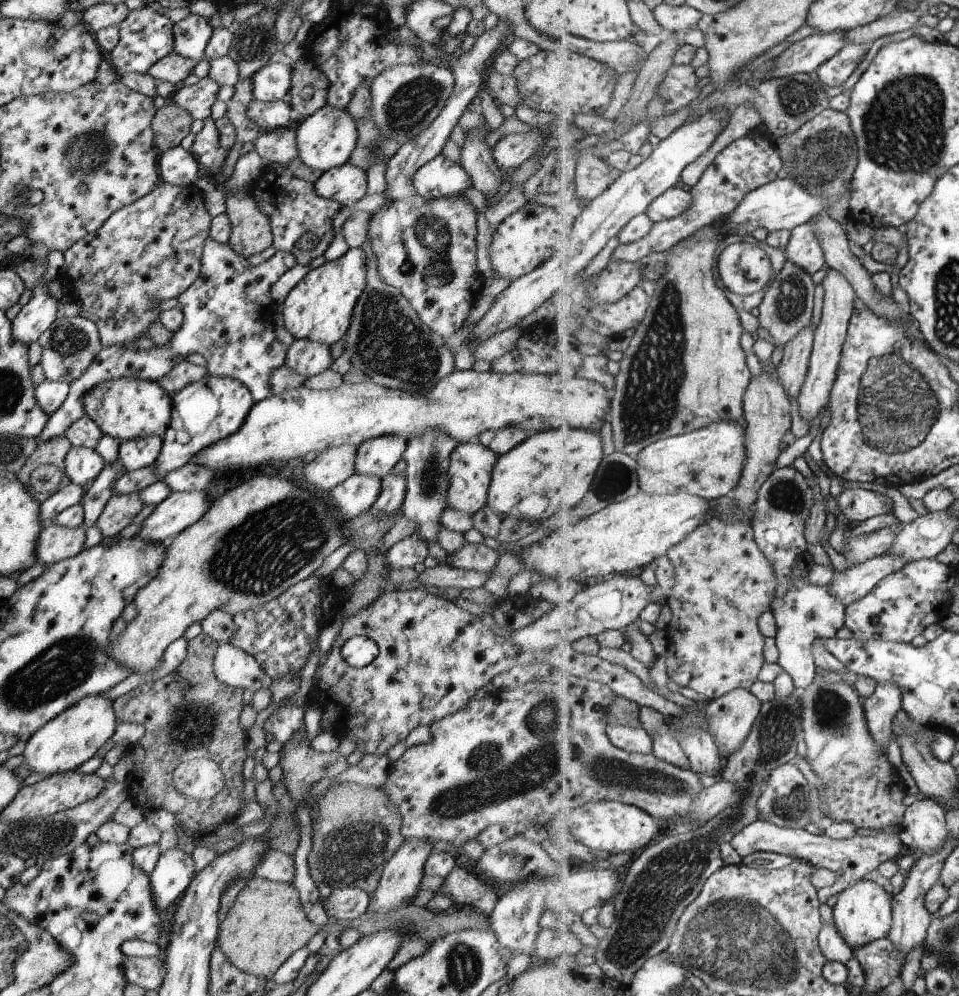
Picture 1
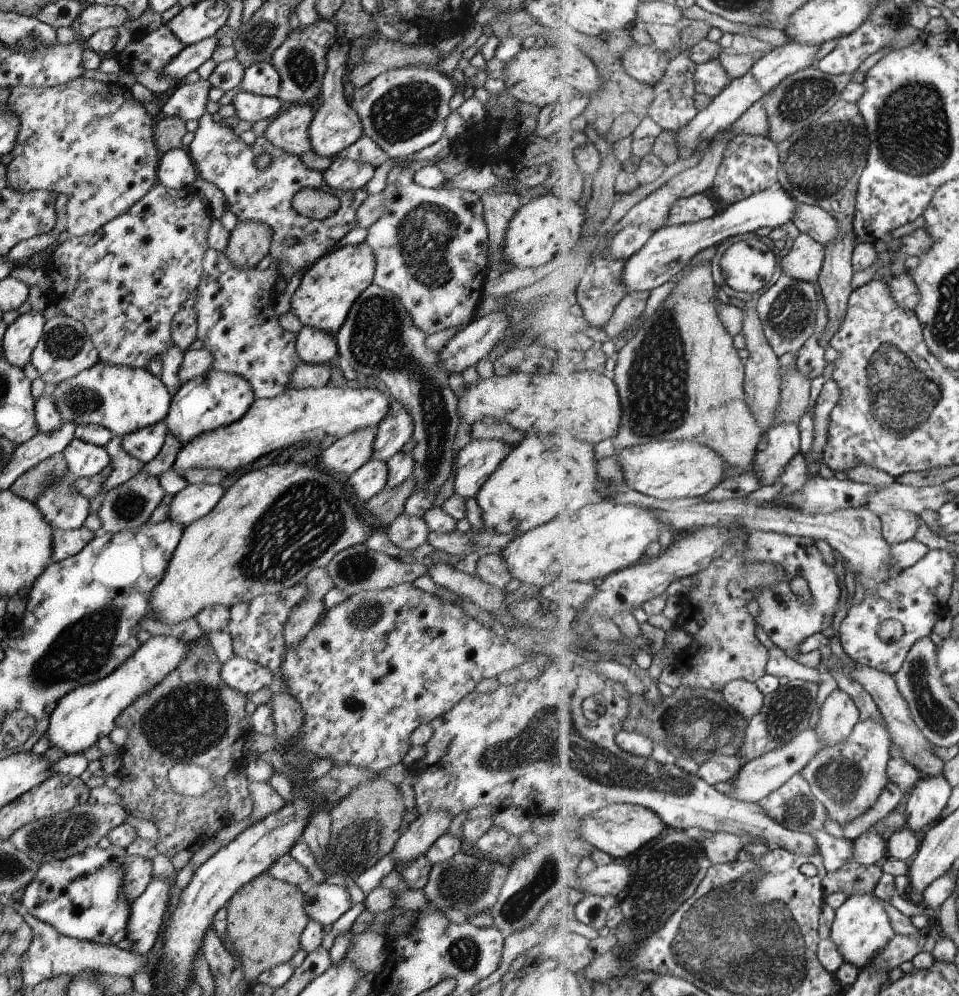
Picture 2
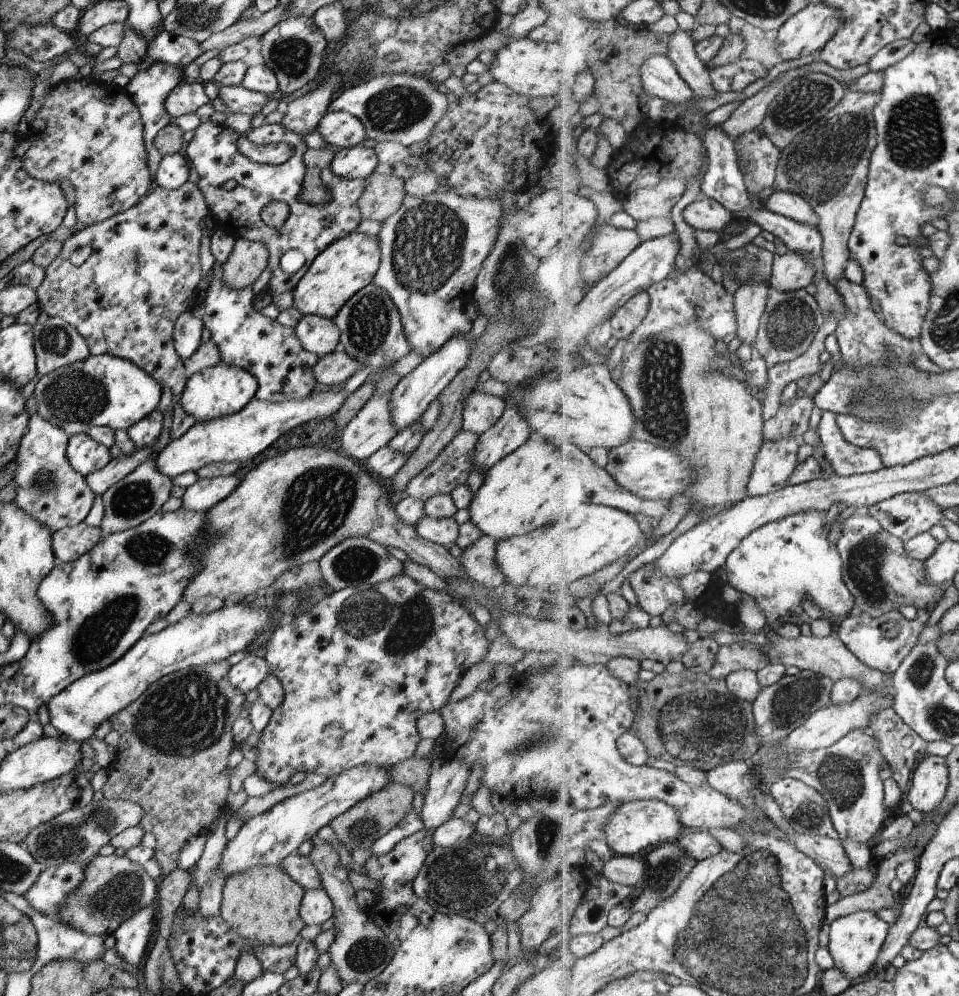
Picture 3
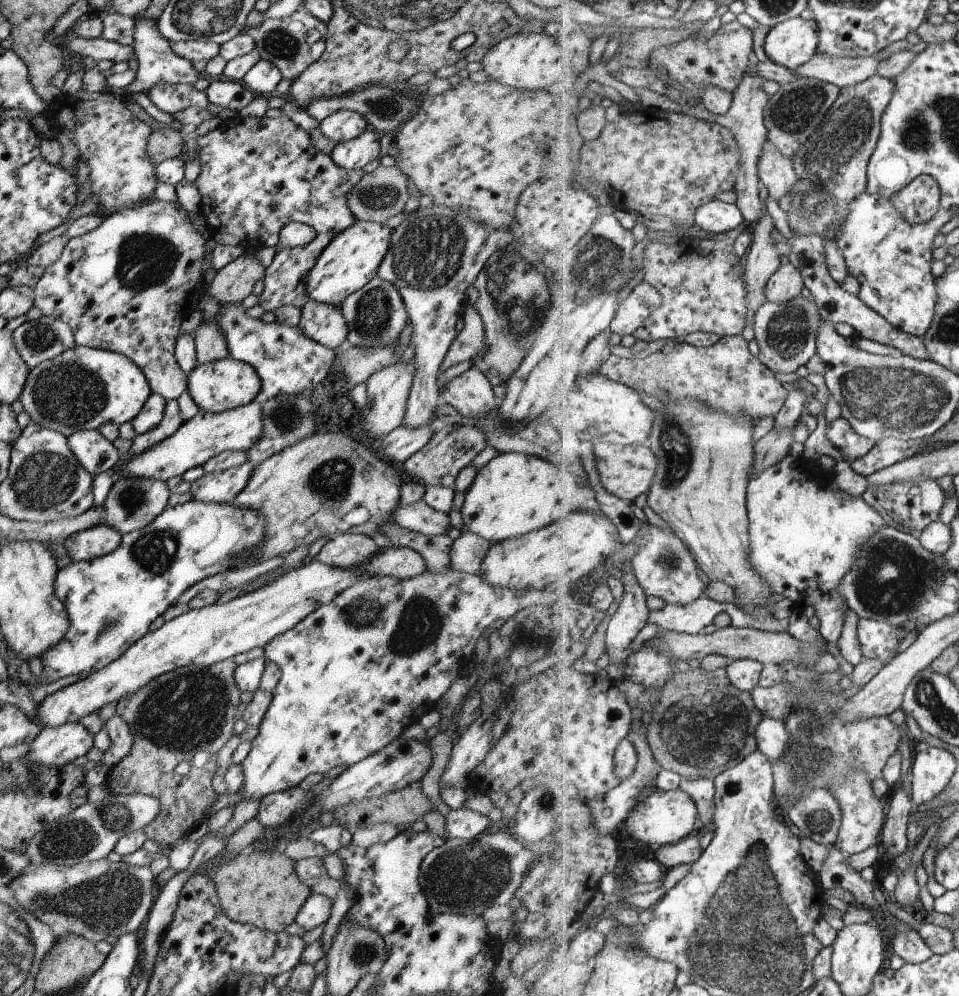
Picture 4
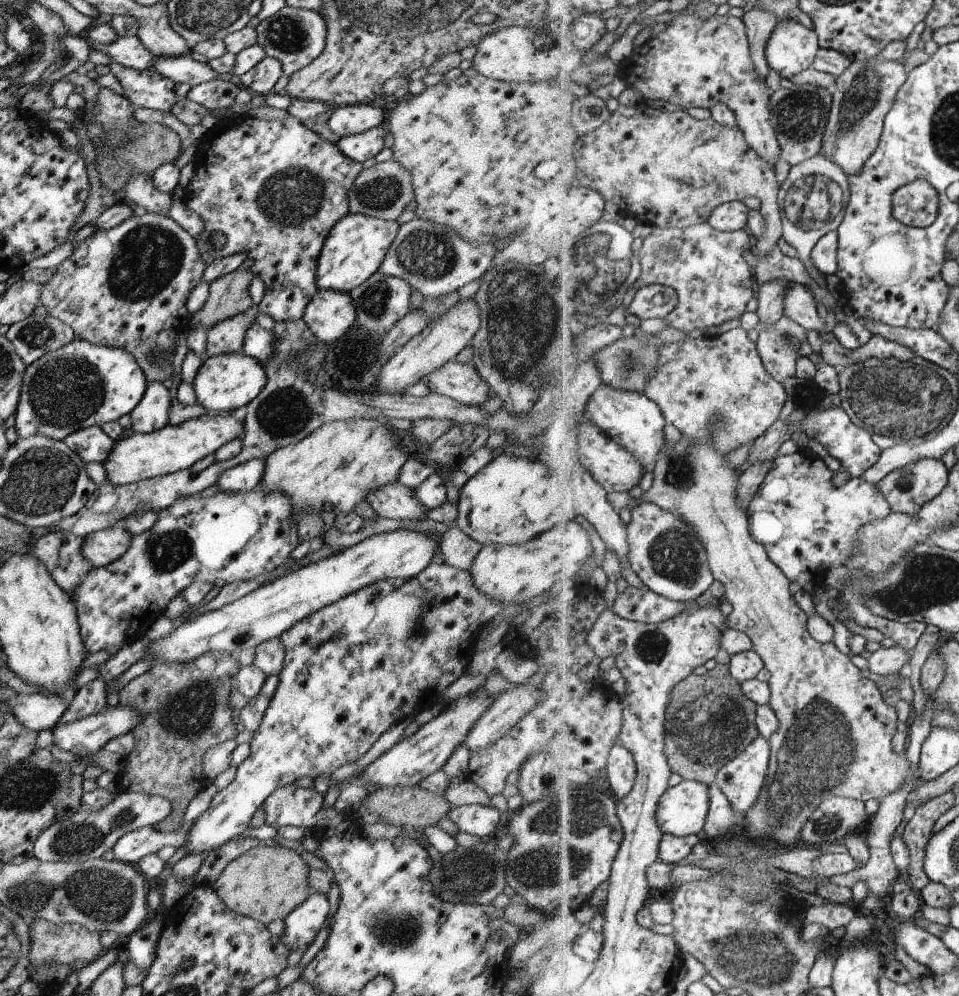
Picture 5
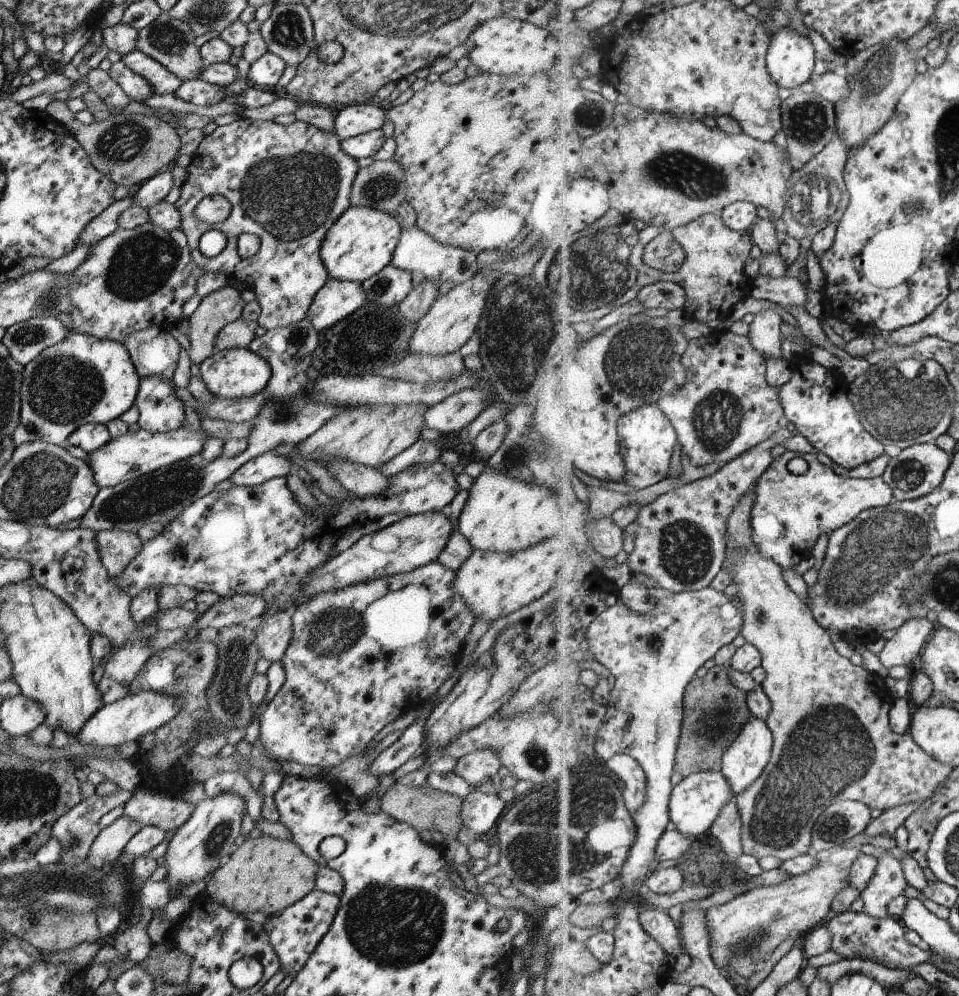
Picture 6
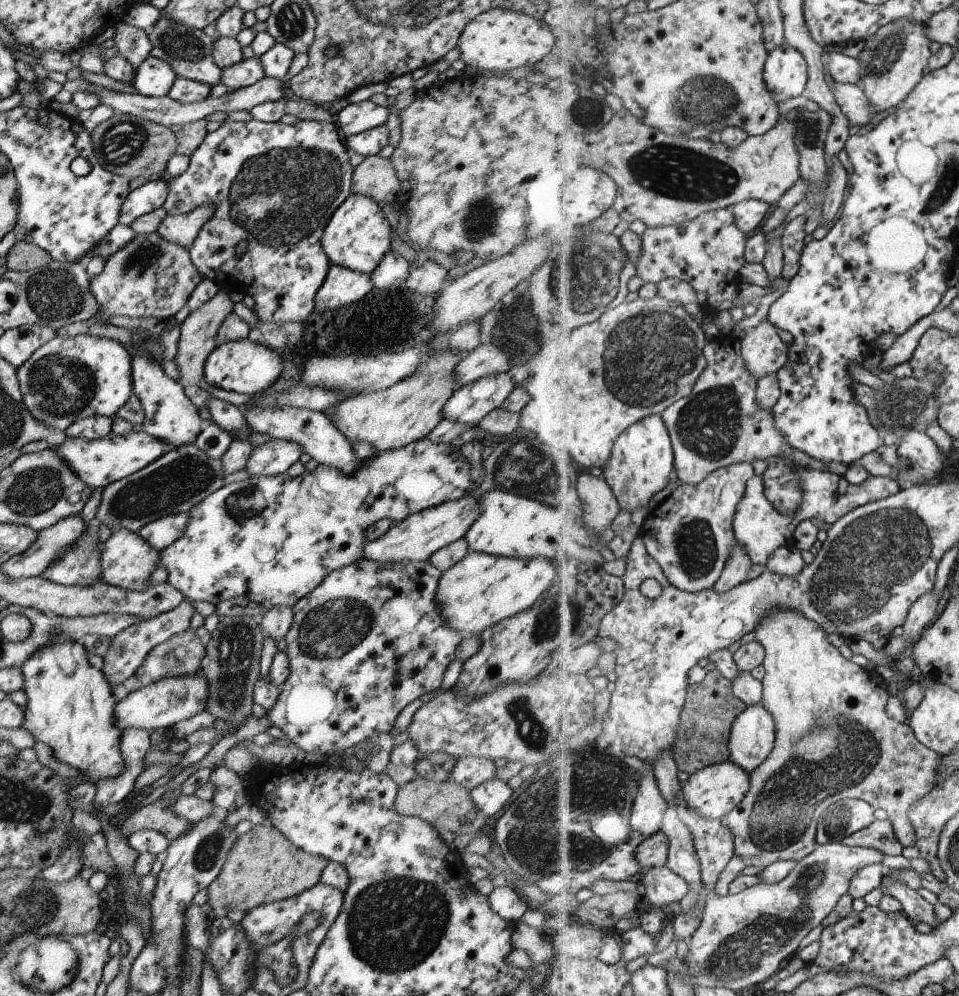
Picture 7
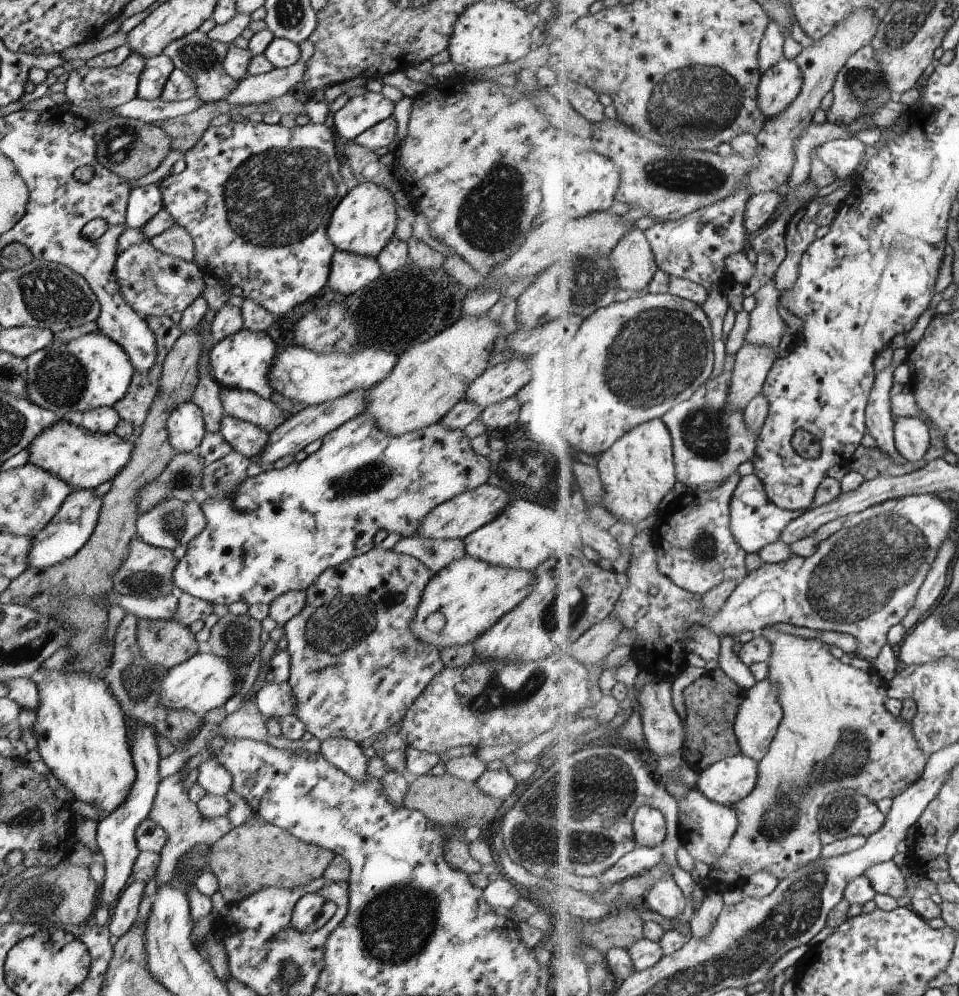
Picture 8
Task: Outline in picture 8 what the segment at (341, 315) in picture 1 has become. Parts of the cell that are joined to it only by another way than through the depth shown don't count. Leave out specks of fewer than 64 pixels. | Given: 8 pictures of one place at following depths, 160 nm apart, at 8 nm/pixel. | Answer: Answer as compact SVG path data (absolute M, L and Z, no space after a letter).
M371 182L352 184L343 199L335 206L327 222L327 240L329 244L347 254L357 254L365 258L377 258L383 246L393 237L395 230L395 194L386 191L383 186Z

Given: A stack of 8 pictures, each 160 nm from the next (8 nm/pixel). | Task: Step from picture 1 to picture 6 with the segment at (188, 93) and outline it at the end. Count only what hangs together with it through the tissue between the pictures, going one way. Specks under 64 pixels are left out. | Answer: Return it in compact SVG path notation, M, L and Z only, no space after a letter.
M122 61L104 64L104 66L109 78L121 88L128 101L140 102L145 97L153 96L149 82L131 72Z

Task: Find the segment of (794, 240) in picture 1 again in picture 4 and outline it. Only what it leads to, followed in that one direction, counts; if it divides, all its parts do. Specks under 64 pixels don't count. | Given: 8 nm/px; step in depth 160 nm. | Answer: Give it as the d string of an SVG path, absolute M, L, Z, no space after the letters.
M793 263L783 265L767 283L766 300L783 304L800 297L805 287L802 274L796 266Z

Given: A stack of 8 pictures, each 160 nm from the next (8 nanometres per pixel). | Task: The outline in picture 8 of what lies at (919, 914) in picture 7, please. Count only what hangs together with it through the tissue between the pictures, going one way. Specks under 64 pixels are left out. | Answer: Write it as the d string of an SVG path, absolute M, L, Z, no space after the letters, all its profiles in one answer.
M895 860L871 866L864 876L871 880L876 893L893 896L895 899L906 896L905 877Z

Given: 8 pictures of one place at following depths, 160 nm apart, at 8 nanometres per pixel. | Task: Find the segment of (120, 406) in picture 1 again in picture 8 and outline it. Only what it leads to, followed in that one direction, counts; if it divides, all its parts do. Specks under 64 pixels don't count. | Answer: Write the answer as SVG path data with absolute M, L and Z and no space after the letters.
M98 331L83 334L83 336L67 342L67 344L59 344L53 340L47 347L37 350L24 360L27 400L43 410L49 410L58 420L71 412L83 412L83 410L99 407L113 407L115 402L119 402L127 392L134 374L134 370L127 359L127 354L123 352L121 346Z

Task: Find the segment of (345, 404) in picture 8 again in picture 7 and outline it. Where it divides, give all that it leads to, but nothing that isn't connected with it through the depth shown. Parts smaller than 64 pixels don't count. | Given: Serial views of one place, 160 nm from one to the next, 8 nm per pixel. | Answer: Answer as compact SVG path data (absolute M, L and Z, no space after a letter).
M271 439L252 448L243 470L250 478L273 477L287 472L287 468L295 464L301 454L301 446L295 442Z

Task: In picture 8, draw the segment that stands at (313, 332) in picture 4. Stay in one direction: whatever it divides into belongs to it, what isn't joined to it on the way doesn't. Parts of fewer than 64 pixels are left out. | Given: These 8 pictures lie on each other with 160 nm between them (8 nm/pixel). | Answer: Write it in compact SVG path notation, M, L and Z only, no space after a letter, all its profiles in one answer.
M335 250L330 259L329 275L325 286L341 294L351 294L381 275L376 258L365 258Z

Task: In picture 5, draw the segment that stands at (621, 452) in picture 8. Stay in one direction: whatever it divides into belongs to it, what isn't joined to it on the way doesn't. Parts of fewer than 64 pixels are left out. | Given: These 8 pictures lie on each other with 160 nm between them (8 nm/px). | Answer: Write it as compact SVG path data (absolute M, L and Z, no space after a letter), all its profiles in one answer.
M589 381L589 390L593 390L593 393L586 410L588 419L591 424L599 425L601 430L618 441L643 464L646 473L639 486L643 493L649 492L654 483L654 470L660 450L665 445L665 424L668 422L662 407L646 394L616 389L603 383Z

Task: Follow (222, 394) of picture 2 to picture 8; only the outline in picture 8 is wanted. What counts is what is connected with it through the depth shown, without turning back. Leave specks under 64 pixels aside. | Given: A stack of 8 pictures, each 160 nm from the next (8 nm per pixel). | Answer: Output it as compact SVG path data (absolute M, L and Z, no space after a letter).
M242 328L223 340L213 343L207 354L209 376L221 388L250 391L263 400L270 400L272 389L267 382L271 362L277 356L277 345L266 332L251 332Z

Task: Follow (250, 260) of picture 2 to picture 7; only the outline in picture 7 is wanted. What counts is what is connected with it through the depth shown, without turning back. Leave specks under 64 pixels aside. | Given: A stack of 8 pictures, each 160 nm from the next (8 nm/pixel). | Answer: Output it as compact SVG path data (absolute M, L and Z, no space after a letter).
M220 289L204 304L201 304L197 310L193 310L180 323L179 344L175 356L175 364L179 370L178 384L185 389L185 386L196 386L199 380L203 378L203 368L209 354L216 348L214 344L215 336L219 326L225 318L231 314L233 302L230 301L228 291Z

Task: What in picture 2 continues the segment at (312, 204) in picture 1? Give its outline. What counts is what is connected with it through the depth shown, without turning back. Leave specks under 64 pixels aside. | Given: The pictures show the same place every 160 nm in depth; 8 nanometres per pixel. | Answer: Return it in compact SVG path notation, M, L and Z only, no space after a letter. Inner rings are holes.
M203 113L197 119L197 129L188 145L187 153L197 168L200 178L215 184L224 196L225 208L236 216L237 221L253 221L270 228L268 255L276 263L276 272L286 282L299 270L307 270L321 255L335 246L349 230L355 228L355 211L367 196L366 188L340 191L331 190L319 171L307 168L300 157L274 147L261 134L253 144L247 145L221 123L215 115ZM266 152L271 162L264 170L258 170L253 162L255 156ZM303 187L315 187L331 191L339 199L339 208L323 220L301 216L292 206L293 195ZM285 238L295 238L292 246L283 244Z

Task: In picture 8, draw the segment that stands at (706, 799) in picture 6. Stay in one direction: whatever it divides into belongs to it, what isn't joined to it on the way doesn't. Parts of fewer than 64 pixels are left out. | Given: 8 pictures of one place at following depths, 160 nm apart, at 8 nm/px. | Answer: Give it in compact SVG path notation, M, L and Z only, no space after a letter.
M740 753L728 757L703 771L695 788L711 802L736 806L750 796L759 783L759 763Z

